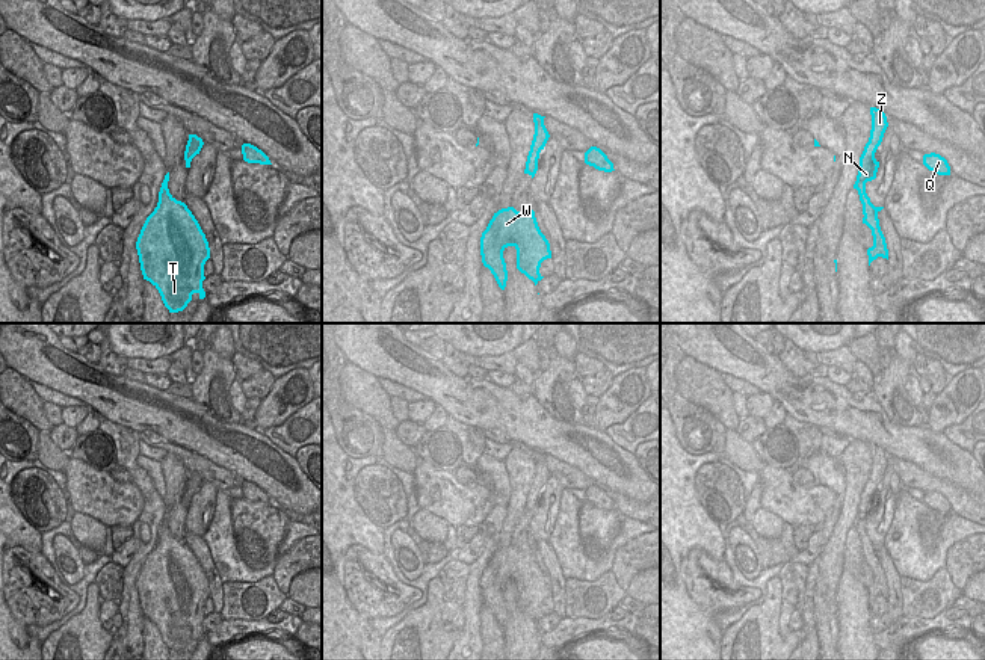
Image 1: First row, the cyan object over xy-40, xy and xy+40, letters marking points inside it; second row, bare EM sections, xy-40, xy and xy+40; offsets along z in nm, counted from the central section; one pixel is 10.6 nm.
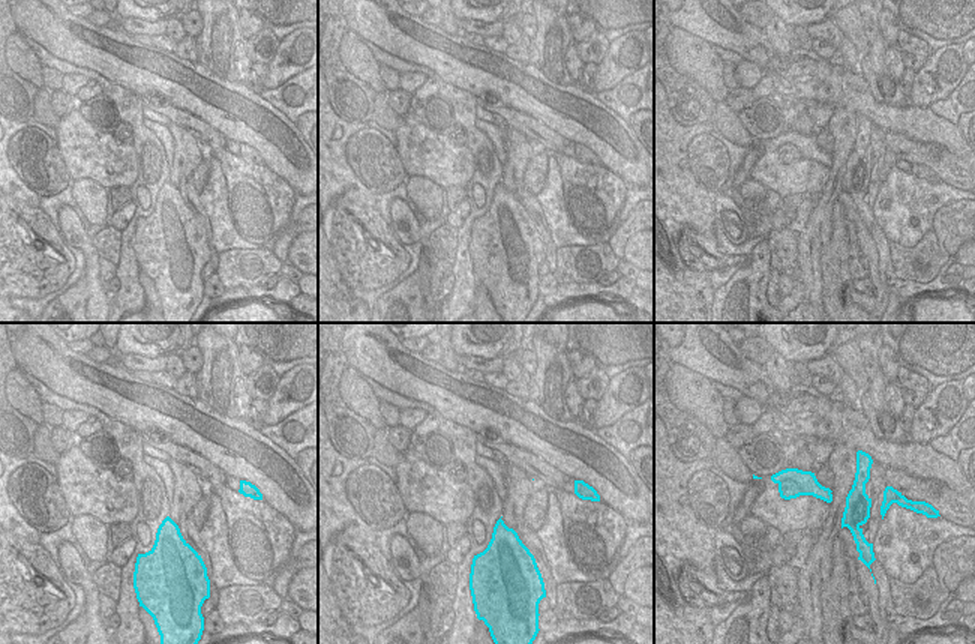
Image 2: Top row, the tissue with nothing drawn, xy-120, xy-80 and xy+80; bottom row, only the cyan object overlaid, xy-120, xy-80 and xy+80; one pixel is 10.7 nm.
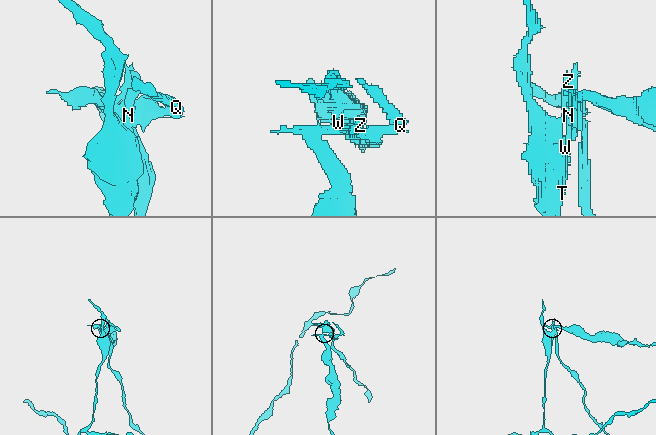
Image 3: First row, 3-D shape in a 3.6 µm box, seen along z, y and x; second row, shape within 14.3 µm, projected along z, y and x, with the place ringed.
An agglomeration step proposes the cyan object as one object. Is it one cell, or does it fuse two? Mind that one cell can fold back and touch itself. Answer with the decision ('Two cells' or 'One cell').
Two cells.

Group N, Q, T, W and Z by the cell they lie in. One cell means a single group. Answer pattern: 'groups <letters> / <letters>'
groups N Q Z / T W

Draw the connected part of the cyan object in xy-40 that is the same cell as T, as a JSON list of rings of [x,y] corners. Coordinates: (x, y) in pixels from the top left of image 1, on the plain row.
[[[169,510],[162,521],[157,545],[140,568],[136,588],[144,618],[159,628],[169,651],[178,651],[187,645],[193,631],[198,631],[199,637],[205,636],[202,619],[205,618],[204,603],[210,597],[210,586],[205,572],[187,544],[169,532],[168,520]]]

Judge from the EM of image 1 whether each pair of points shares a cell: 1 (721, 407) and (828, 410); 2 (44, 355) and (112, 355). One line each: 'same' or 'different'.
1: different
2: different

